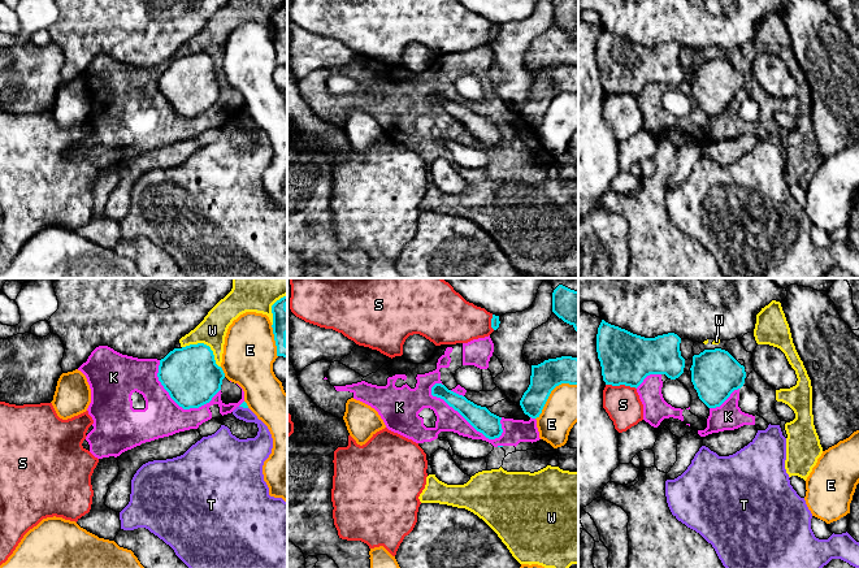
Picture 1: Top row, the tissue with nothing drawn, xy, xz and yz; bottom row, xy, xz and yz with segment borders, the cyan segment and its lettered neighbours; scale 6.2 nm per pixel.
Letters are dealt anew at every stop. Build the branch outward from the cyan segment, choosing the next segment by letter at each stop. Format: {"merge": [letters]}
{"merge": []}

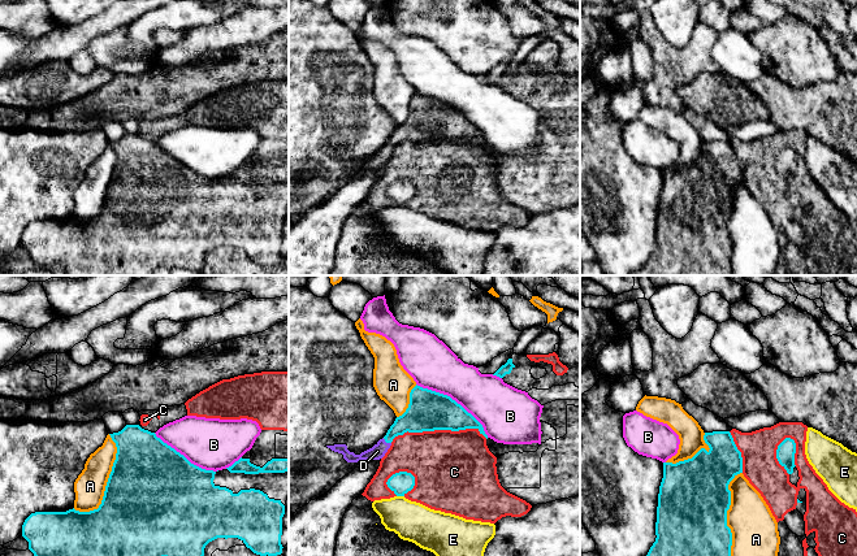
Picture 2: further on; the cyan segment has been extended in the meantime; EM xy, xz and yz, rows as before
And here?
{"merge": ["D"]}

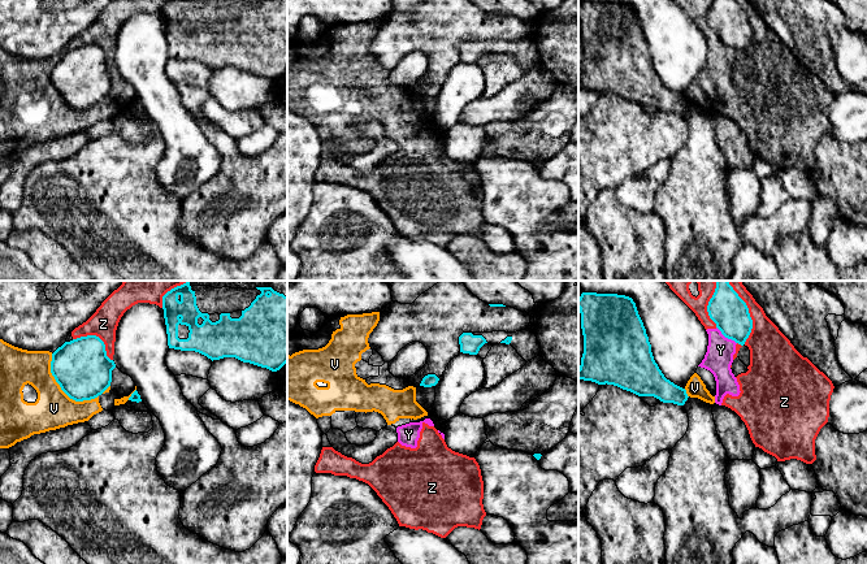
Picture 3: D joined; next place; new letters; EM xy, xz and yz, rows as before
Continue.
{"merge": []}

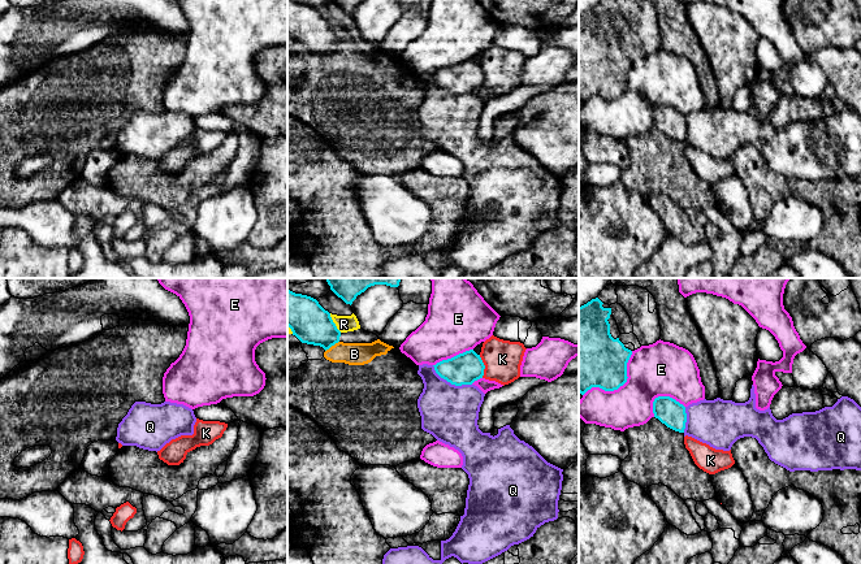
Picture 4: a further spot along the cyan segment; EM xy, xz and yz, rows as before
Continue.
{"merge": []}

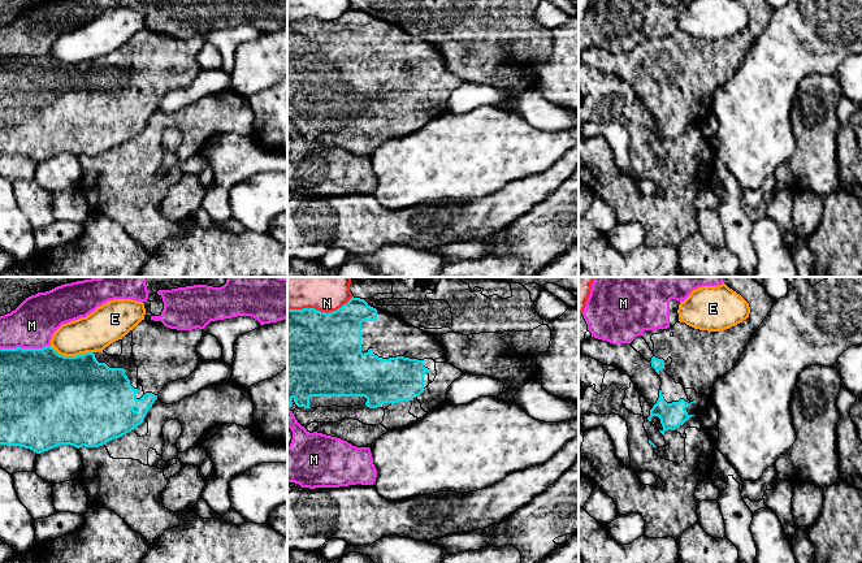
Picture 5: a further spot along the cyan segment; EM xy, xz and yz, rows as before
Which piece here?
{"merge": []}

